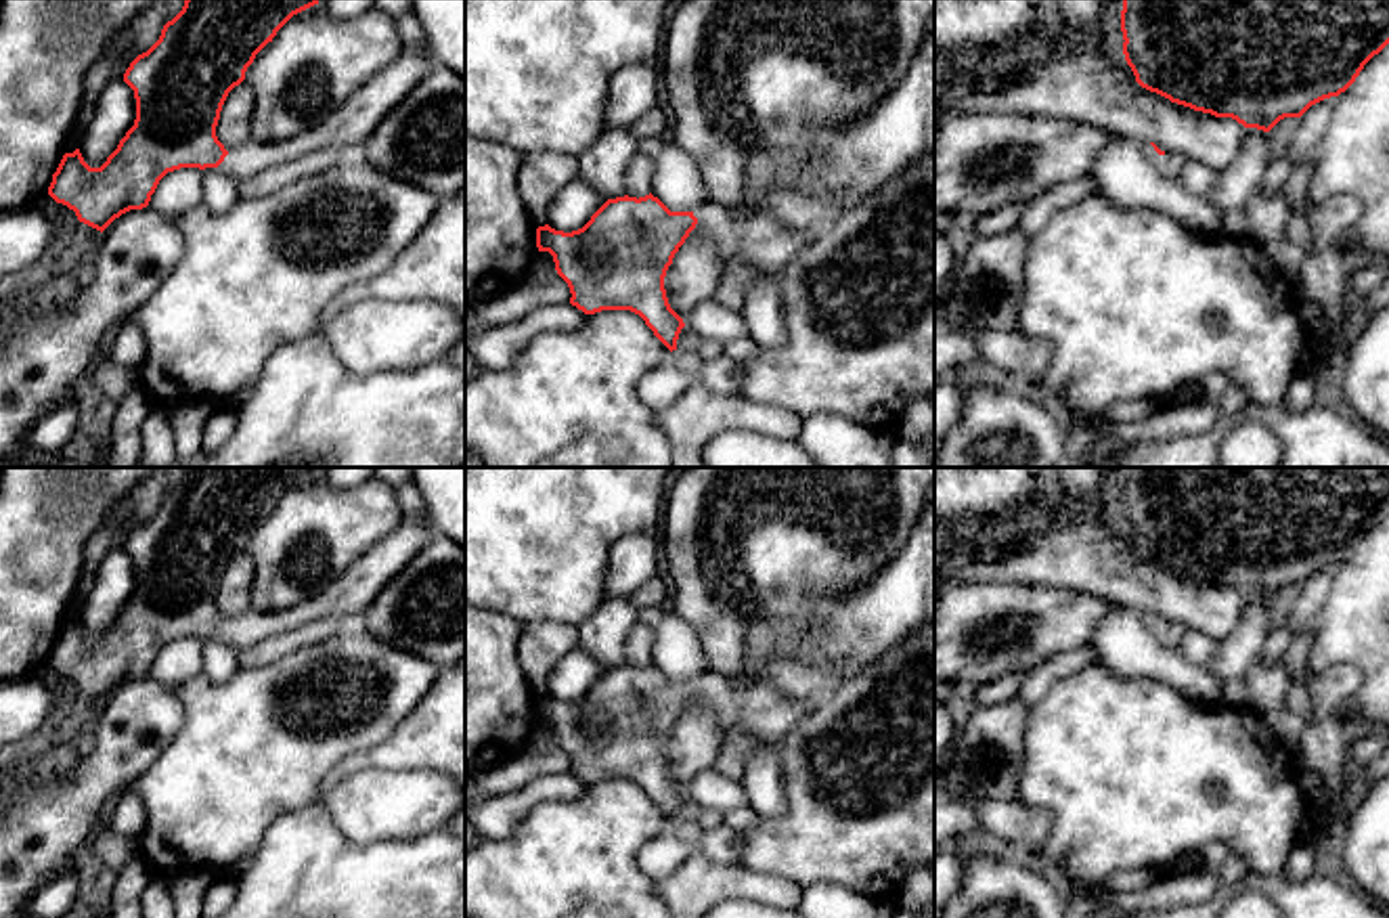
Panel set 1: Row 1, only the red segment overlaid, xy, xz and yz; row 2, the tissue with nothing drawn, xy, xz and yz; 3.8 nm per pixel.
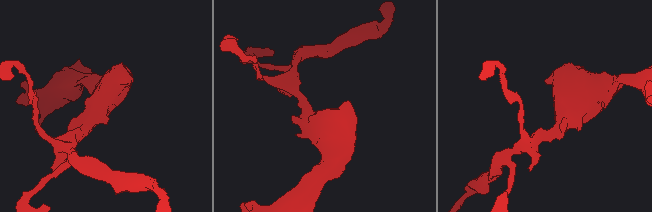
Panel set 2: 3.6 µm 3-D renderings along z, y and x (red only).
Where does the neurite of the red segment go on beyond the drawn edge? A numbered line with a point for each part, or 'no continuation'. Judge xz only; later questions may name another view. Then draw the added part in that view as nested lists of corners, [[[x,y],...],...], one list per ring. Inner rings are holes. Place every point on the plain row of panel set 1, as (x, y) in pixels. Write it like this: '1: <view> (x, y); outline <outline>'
1: xz (765, 711); outline [[[712,671],[693,679],[693,685],[725,731],[748,729],[767,746],[775,746],[823,698],[792,700],[773,685],[746,685]]]

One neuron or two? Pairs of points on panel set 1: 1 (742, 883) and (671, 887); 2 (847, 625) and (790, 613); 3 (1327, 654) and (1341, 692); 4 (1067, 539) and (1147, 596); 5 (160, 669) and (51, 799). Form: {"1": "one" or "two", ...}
{"1": "one", "2": "two", "3": "two", "4": "one", "5": "two"}

